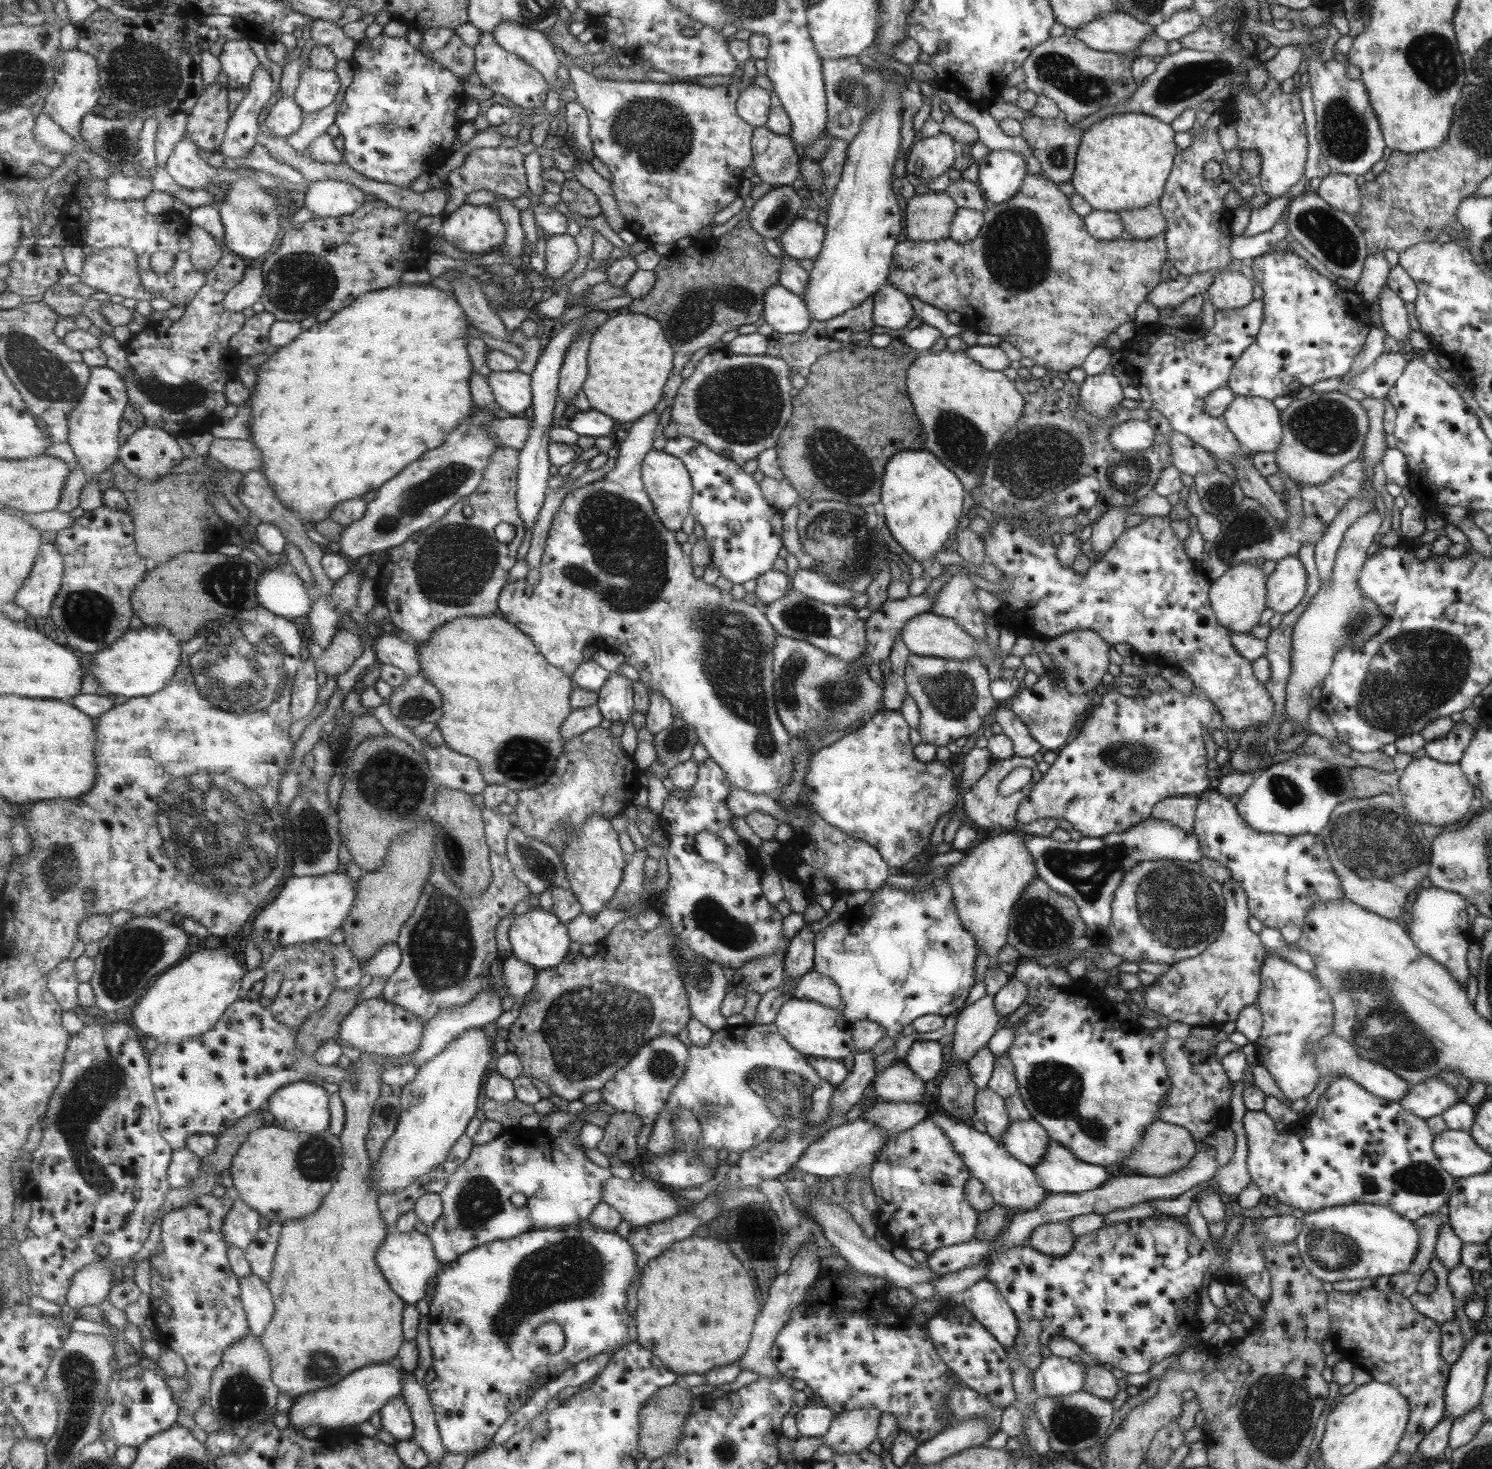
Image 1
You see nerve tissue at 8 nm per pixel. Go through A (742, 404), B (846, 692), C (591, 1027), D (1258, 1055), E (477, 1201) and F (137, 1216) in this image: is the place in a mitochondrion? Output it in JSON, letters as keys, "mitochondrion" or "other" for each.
{"A":"mitochondrion","B":"mitochondrion","C":"mitochondrion","D":"other","E":"mitochondrion","F":"other"}

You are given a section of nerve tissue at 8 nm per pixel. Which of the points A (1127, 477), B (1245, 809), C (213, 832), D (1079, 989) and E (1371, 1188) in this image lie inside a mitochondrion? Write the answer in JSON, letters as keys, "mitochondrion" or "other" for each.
{"A":"mitochondrion","B":"other","C":"mitochondrion","D":"other","E":"mitochondrion"}

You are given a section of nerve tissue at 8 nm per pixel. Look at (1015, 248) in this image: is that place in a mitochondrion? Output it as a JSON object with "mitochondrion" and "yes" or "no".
{"mitochondrion":"yes"}

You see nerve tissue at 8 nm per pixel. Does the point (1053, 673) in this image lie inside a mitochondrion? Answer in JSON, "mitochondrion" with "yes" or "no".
{"mitochondrion":"no"}

